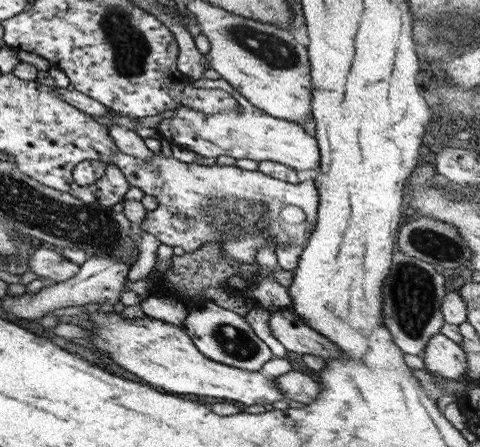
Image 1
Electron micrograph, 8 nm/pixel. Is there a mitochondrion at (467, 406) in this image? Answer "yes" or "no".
no

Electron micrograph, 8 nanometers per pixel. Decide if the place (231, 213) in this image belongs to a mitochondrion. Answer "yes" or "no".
yes

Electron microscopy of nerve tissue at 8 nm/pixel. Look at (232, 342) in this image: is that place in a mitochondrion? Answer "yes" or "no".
yes

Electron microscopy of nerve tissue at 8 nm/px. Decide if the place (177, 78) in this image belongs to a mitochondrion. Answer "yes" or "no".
no

